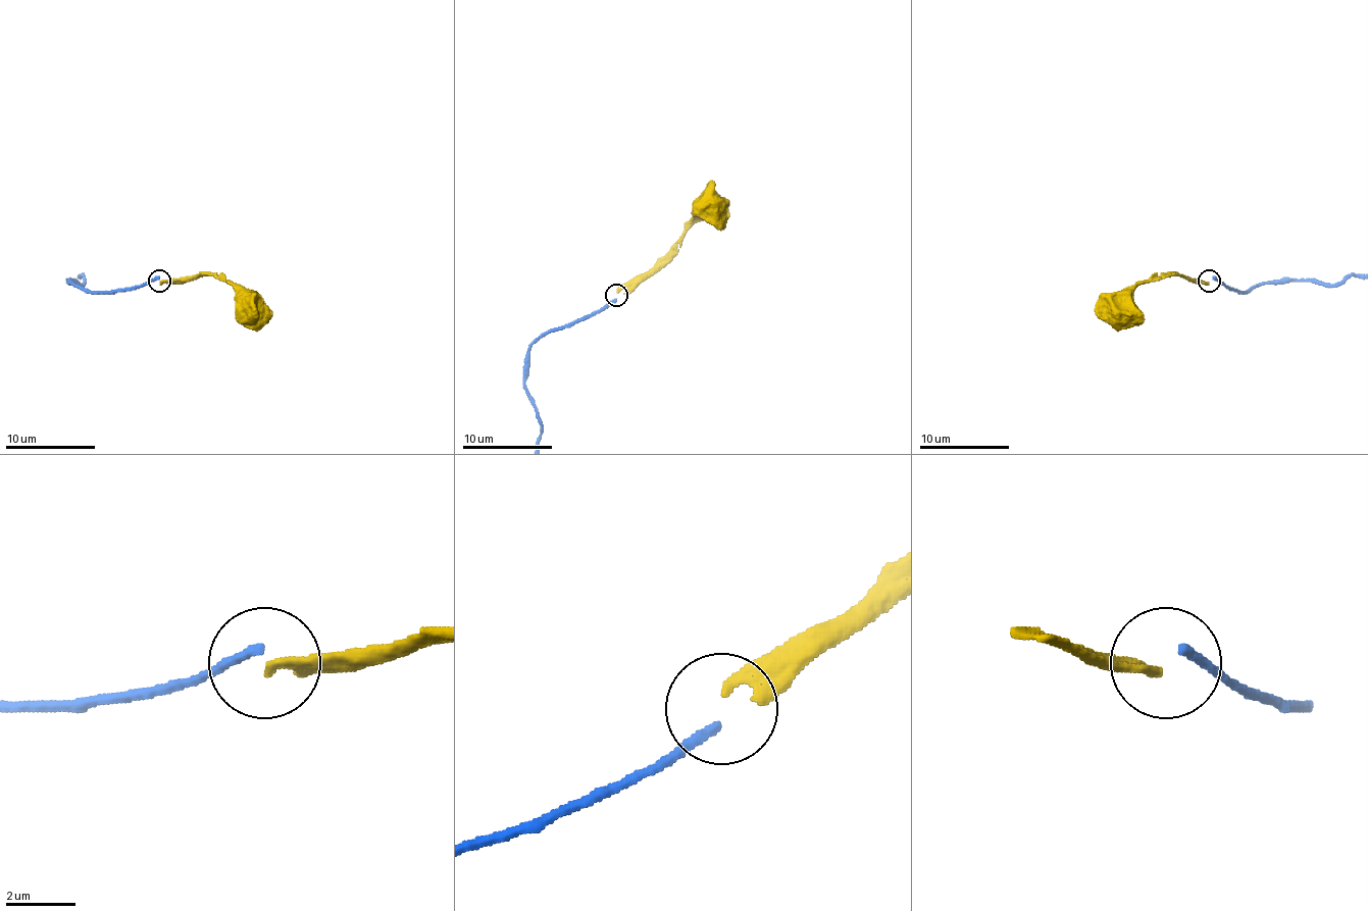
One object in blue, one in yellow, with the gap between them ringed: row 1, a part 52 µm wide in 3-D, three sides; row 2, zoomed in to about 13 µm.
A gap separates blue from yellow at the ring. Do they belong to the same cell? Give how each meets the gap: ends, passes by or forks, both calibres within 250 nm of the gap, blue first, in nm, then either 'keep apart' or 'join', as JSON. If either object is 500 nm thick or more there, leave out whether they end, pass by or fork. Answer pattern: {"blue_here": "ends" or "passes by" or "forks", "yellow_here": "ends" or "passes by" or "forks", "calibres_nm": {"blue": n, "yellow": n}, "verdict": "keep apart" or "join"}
{"blue_here": "ends", "yellow_here": "ends", "calibres_nm": {"blue": 280, "yellow": 240}, "verdict": "keep apart"}

